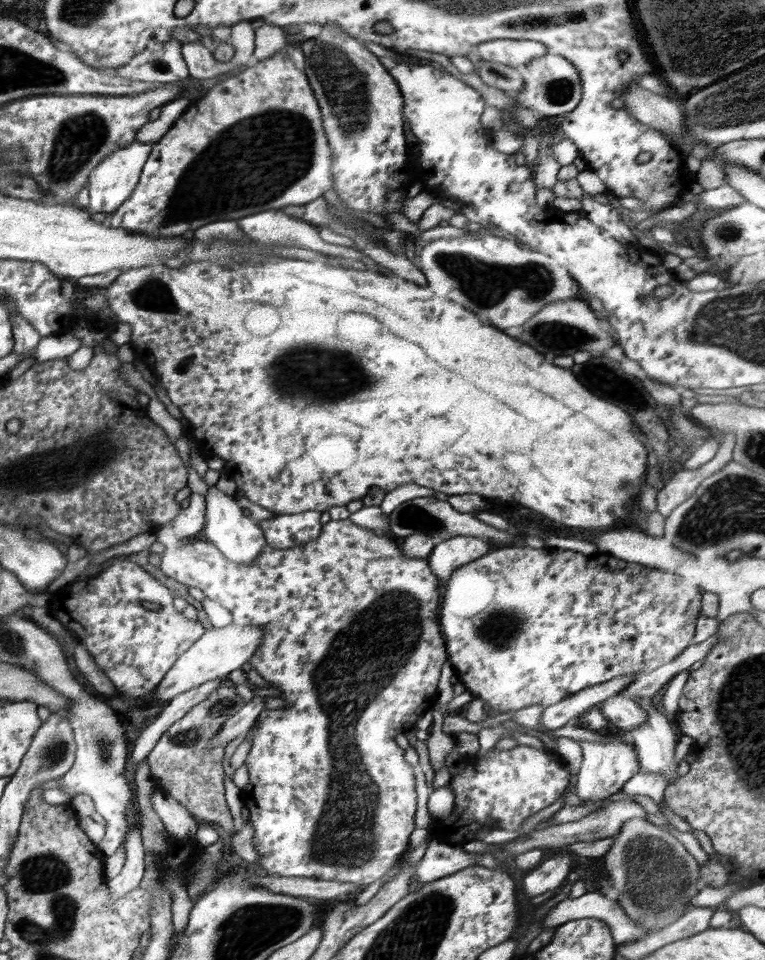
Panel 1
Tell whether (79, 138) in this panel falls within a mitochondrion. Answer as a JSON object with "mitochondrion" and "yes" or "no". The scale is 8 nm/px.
{"mitochondrion":"yes"}

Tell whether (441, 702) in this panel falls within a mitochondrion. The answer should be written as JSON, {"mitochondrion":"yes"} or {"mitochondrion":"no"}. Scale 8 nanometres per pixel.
{"mitochondrion":"no"}

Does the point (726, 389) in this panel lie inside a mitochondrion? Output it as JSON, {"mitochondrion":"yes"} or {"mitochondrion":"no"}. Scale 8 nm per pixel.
{"mitochondrion":"no"}

